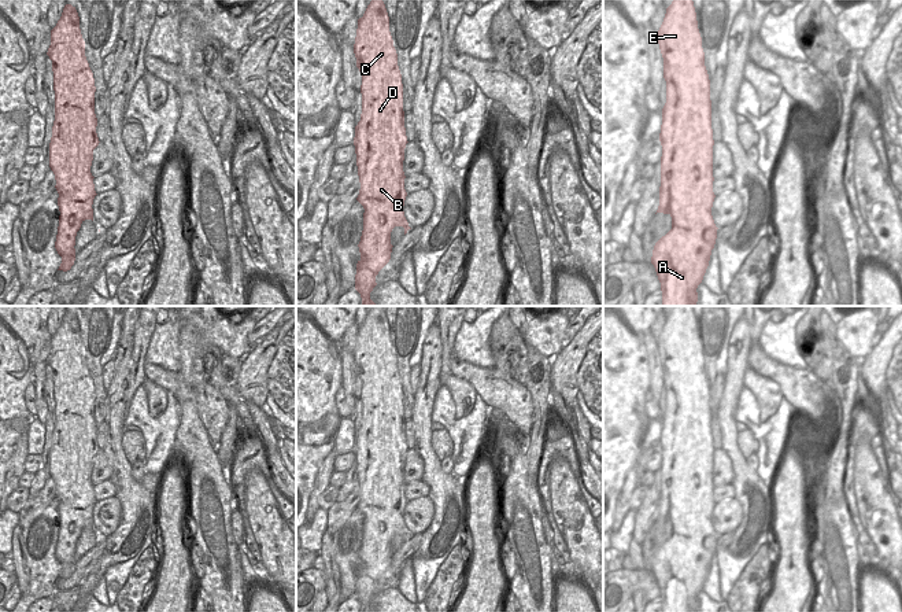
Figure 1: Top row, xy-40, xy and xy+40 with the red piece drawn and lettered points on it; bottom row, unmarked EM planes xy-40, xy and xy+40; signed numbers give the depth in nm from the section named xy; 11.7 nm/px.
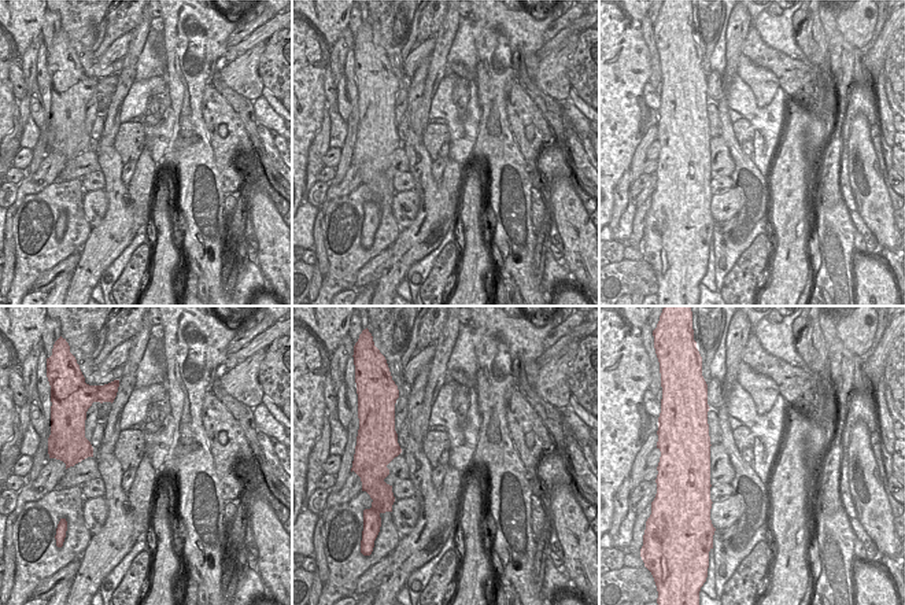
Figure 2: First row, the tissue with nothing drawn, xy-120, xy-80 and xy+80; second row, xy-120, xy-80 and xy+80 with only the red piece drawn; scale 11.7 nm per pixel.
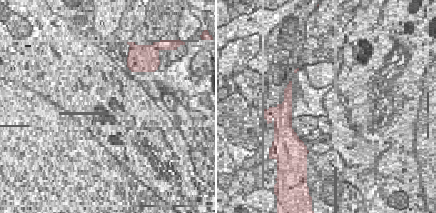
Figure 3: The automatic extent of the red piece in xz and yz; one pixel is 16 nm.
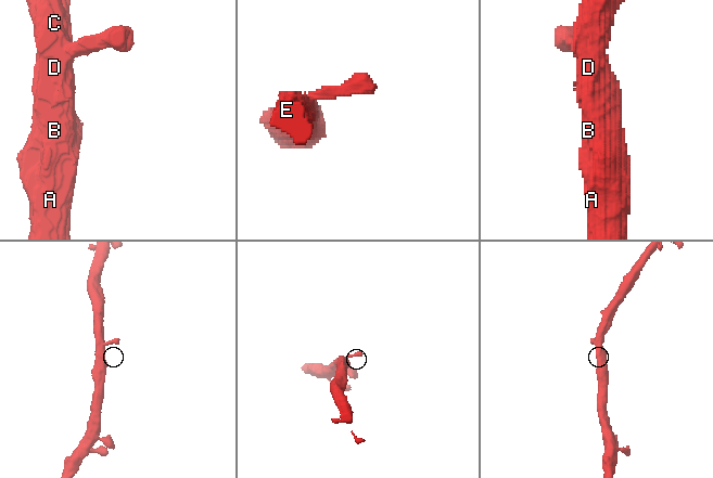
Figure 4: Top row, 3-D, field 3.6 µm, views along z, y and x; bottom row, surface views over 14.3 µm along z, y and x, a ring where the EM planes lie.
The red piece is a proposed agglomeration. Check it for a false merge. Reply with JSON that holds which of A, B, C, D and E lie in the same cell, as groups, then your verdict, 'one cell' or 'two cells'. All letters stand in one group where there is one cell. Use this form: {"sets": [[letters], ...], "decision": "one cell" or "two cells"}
{"sets": [["A", "B", "C", "D", "E"]], "decision": "one cell"}

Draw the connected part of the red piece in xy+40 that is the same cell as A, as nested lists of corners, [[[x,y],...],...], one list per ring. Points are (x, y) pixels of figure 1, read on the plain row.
[[[673,306],[658,338],[658,351],[663,365],[666,410],[659,440],[662,464],[657,520],[672,524],[672,537],[655,550],[651,571],[661,590],[662,612],[696,612],[696,596],[709,574],[718,535],[711,523],[716,502],[710,387],[692,306]]]

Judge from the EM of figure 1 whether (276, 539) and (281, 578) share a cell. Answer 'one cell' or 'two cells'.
one cell

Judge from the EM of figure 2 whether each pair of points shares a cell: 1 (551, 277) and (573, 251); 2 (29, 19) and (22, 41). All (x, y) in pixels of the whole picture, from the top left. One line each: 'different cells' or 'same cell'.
1: different cells
2: same cell

